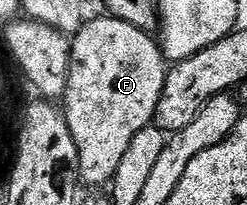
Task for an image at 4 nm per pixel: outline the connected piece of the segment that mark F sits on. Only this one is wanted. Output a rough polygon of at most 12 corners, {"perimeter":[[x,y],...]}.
{"perimeter":[[91,17],[64,113],[81,181],[113,179],[168,69],[147,31]]}

